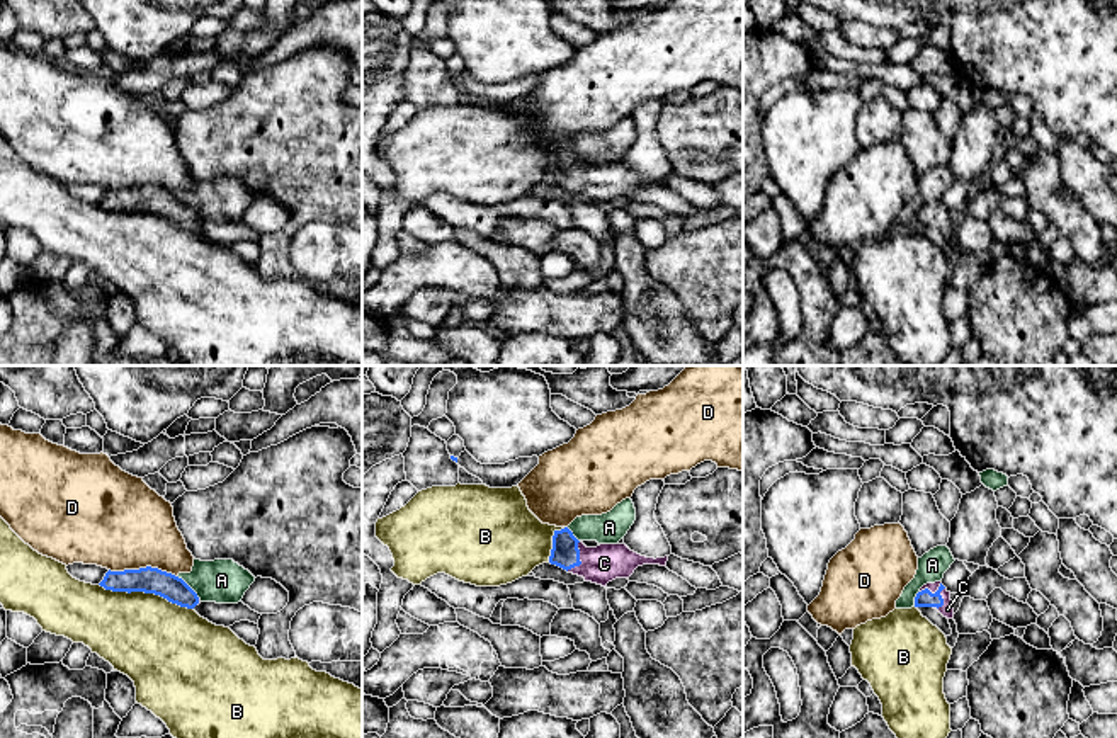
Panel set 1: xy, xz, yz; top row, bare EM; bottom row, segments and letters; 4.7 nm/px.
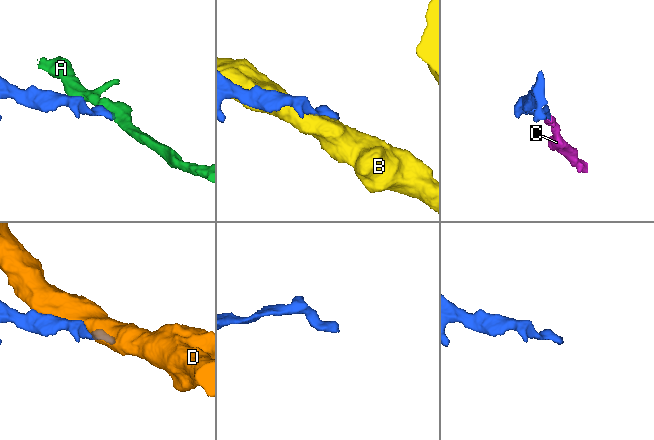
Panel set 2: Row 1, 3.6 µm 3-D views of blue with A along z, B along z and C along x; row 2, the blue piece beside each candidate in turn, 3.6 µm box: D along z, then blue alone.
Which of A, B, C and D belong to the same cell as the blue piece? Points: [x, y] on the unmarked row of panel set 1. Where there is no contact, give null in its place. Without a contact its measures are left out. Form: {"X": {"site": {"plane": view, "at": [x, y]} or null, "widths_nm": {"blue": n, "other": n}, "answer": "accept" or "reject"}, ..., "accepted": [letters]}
{"A": {"site": {"plane": "xy", "at": [189, 206]}, "widths_nm": {"blue": 130, "other": 200}, "answer": "reject"}, "B": {"site": {"plane": "xy", "at": [147, 211]}, "widths_nm": {"blue": 130, "other": 420}, "answer": "reject"}, "C": {"site": {"plane": "yz", "at": [935, 211]}, "widths_nm": {"blue": 80, "other": 60}, "answer": "accept"}, "D": {"site": {"plane": "xy", "at": [143, 187]}, "widths_nm": {"blue": 130, "other": 440}, "answer": "reject"}, "accepted": ["C"]}

